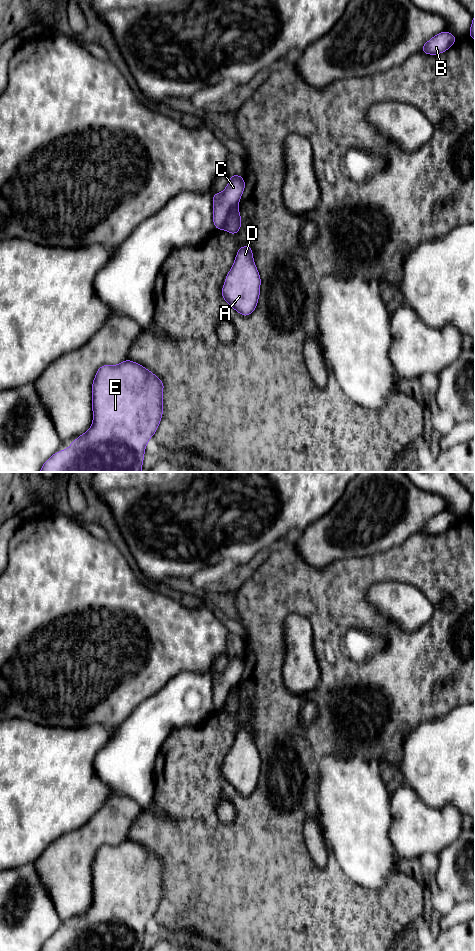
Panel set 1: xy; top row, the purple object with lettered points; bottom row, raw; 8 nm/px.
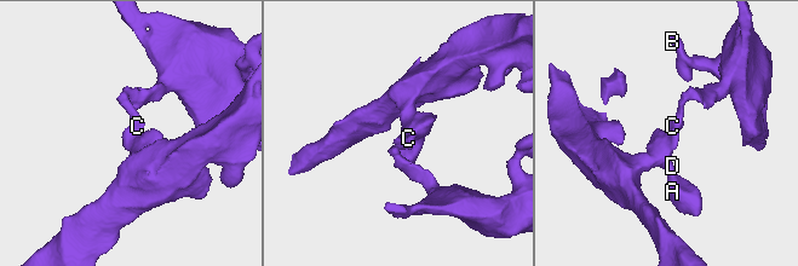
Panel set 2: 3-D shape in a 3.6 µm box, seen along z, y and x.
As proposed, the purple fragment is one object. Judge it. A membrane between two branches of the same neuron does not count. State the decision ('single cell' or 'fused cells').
fused cells

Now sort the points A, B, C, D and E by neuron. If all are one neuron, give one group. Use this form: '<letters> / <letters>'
A D E / B C

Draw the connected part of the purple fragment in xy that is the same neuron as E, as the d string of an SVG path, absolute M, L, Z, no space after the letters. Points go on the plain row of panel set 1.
M125 840L117 845L103 845L97 852L92 864L92 890L93 890L93 903L90 909L77 917L76 920L72 920L71 926L65 928L63 931L59 931L53 934L48 941L46 941L40 951L141 951L144 932L147 926L148 920L154 916L163 894L163 878L162 872L164 869L163 862L148 849L144 848L142 845Z

